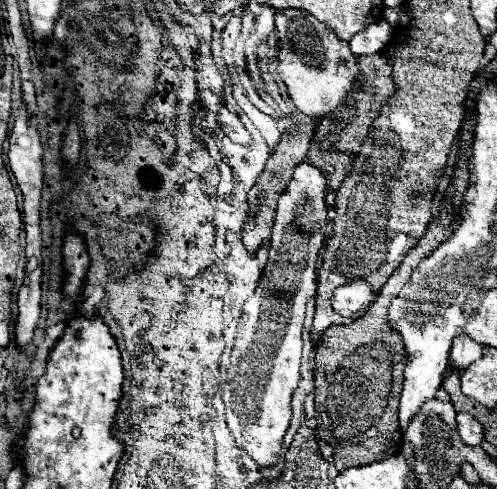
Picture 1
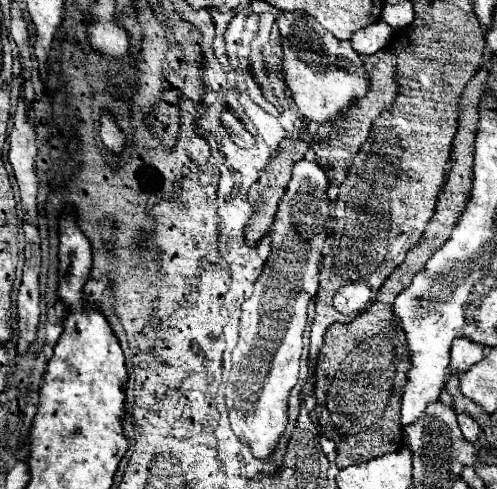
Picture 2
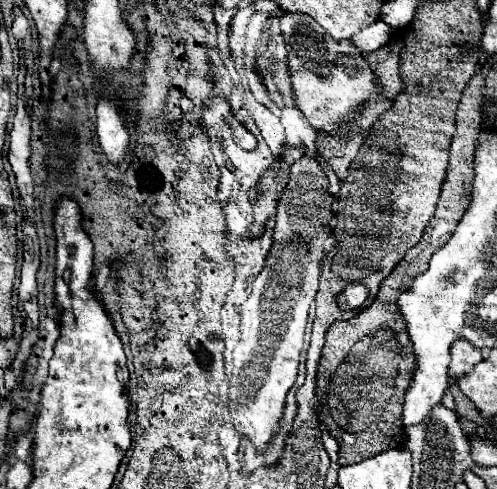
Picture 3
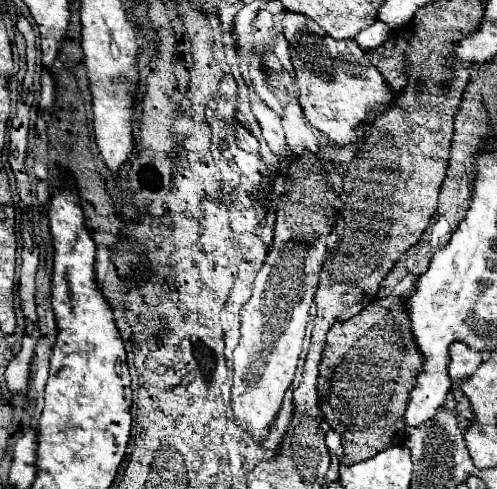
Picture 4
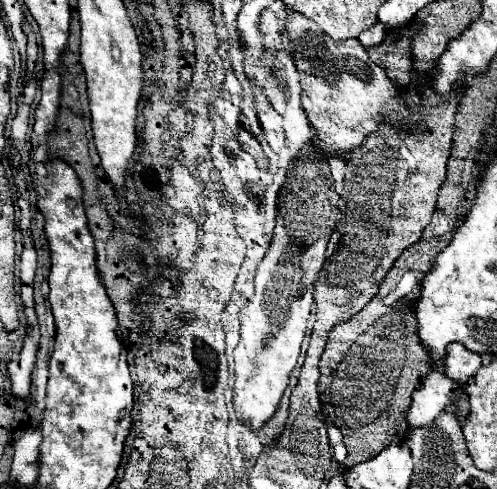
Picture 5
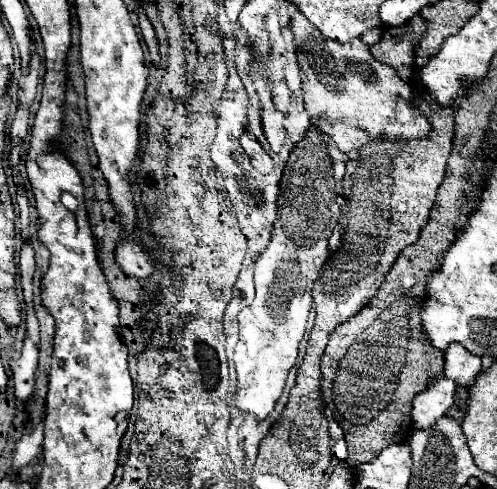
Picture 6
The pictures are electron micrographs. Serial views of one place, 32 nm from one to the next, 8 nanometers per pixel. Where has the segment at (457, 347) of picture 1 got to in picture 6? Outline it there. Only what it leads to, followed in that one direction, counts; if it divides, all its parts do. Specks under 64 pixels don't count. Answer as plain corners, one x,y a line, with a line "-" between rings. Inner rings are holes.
450,344
446,348
444,376
454,380
462,388
470,388
480,374
480,358
472,356
464,346

